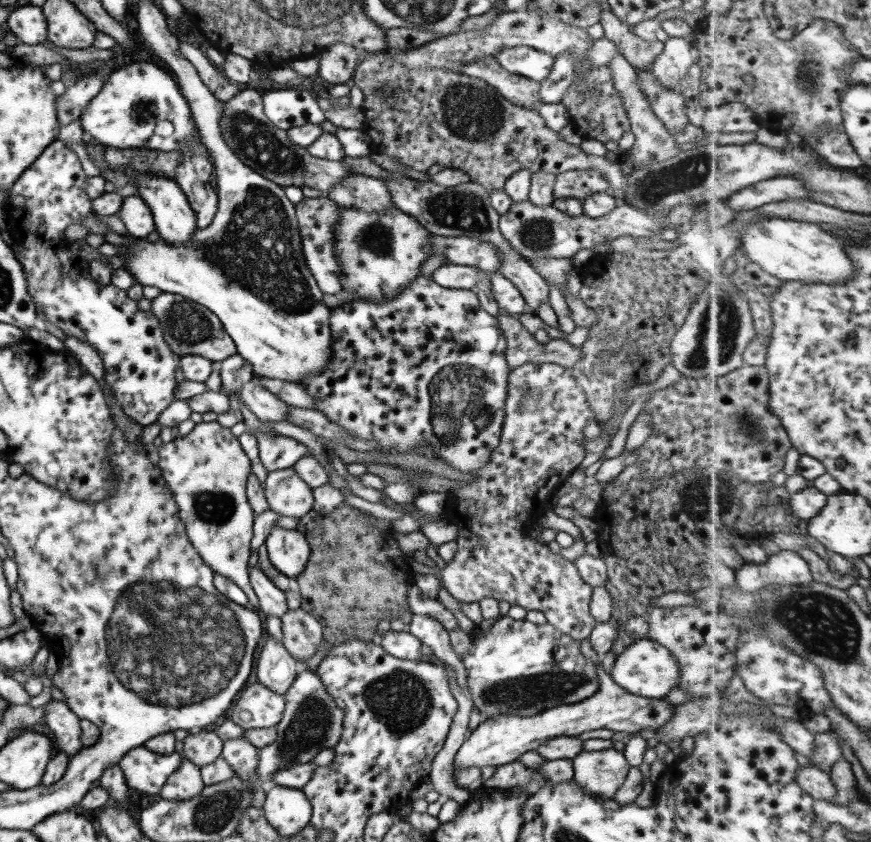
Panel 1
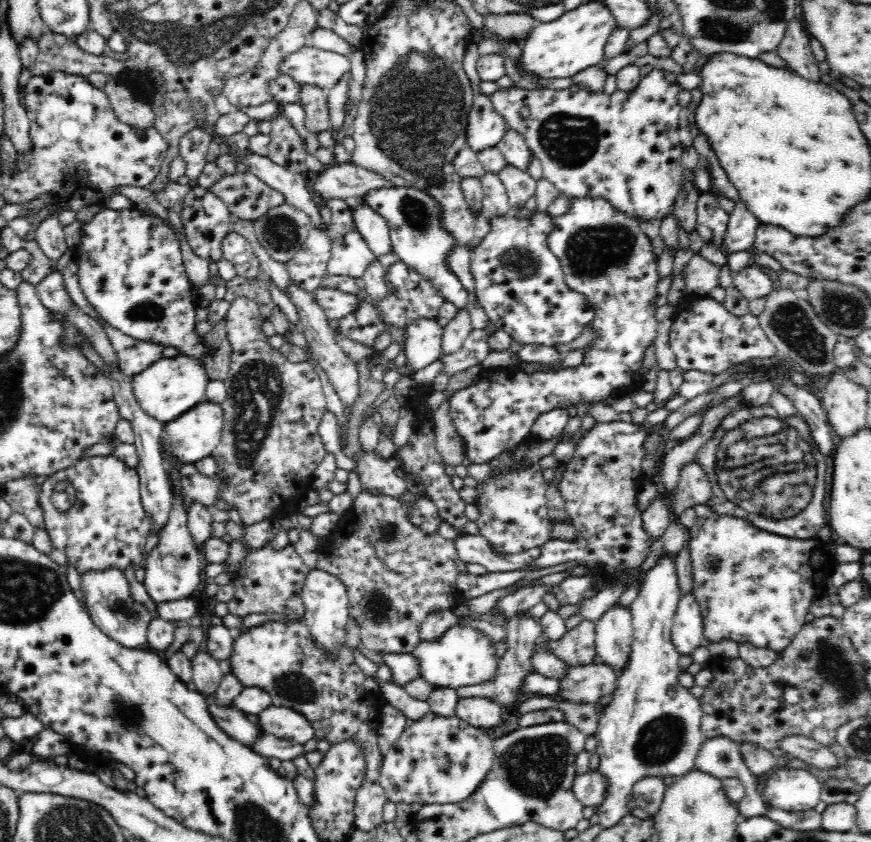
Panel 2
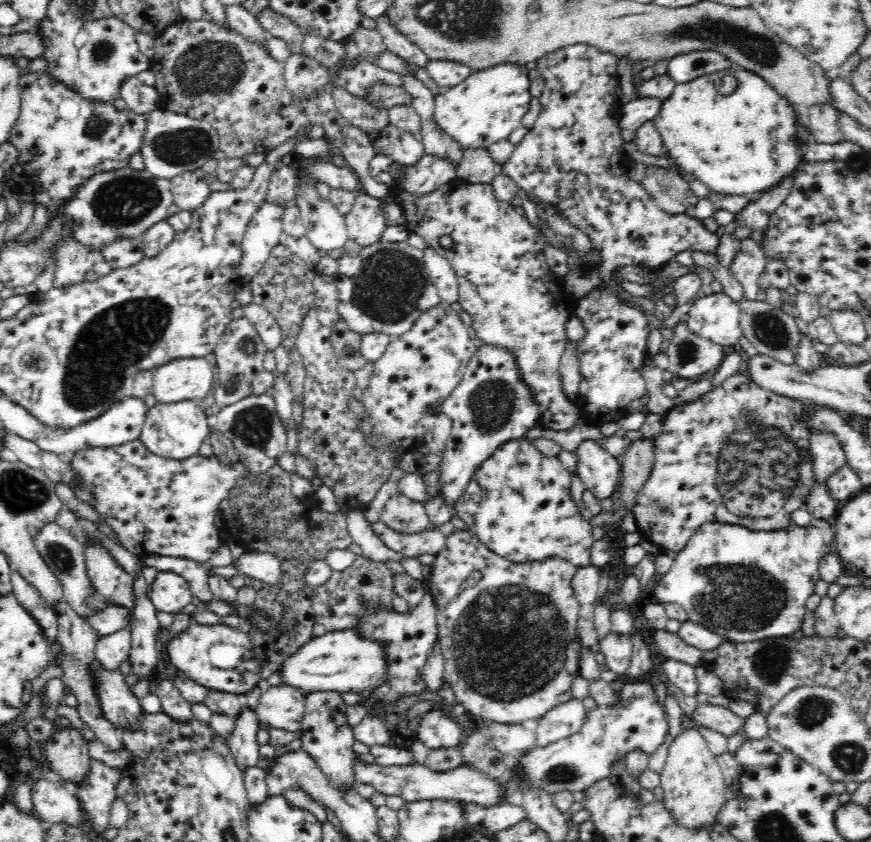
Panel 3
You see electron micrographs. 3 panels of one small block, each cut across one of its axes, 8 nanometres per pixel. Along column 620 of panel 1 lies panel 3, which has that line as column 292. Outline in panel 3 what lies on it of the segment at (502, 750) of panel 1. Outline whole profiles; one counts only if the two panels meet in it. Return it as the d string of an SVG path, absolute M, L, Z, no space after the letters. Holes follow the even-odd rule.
M281 683L263 688L254 711L269 727L298 732L302 728L305 700L306 695L297 688Z

